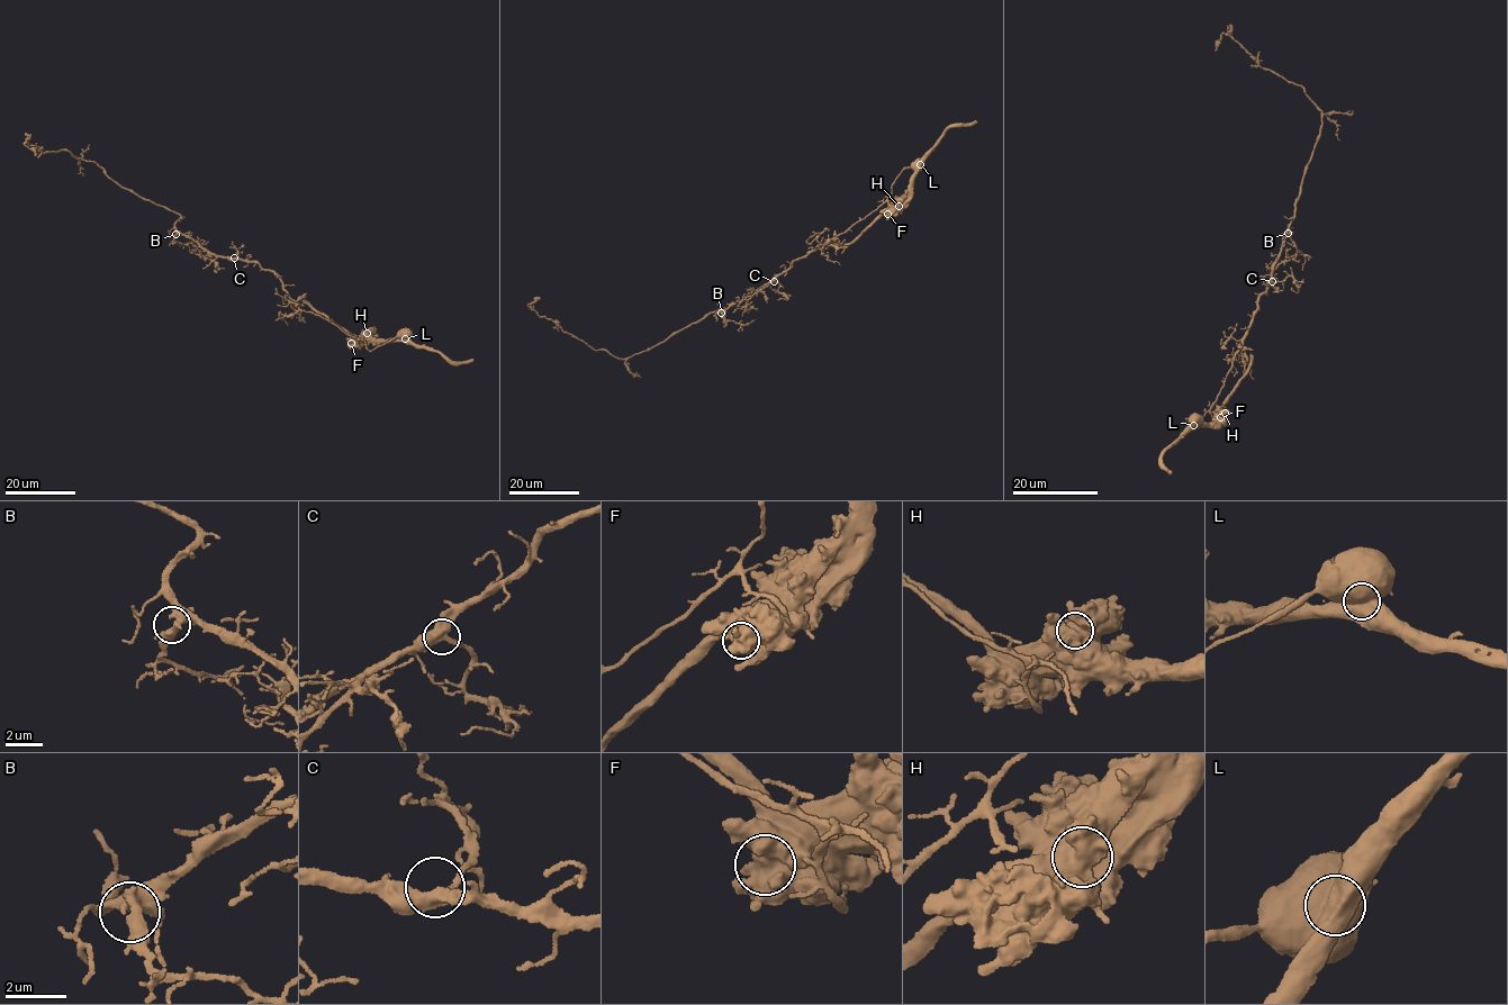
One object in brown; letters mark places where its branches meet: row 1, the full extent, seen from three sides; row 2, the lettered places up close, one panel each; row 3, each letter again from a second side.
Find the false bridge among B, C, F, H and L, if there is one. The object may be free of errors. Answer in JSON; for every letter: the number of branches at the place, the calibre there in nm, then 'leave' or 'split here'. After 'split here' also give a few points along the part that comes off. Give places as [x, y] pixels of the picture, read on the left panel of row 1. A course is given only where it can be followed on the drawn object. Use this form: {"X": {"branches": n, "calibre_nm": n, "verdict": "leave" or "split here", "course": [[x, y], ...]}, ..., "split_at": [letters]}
{"B": {"branches": 3, "calibre_nm": 380, "verdict": "leave"}, "C": {"branches": 3, "calibre_nm": 400, "verdict": "leave"}, "F": {"branches": 2, "calibre_nm": 750, "verdict": "leave"}, "H": {"branches": 3, "calibre_nm": 600, "verdict": "leave"}, "L": {"branches": 3, "calibre_nm": 650, "verdict": "split here", "course": [[406, 338], [370, 350], [95, 163], [26, 143], [36, 155]]}, "split_at": ["L"]}

